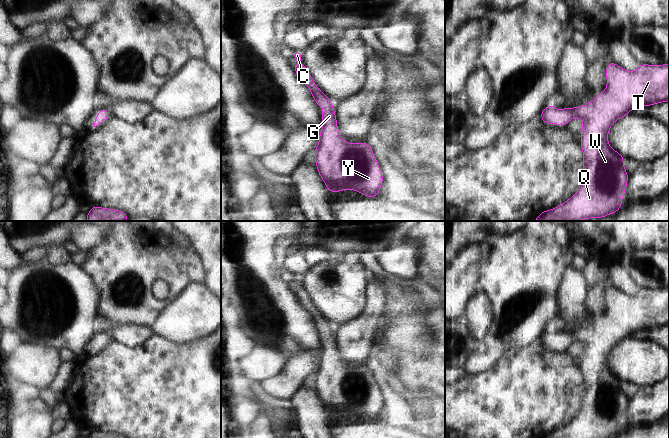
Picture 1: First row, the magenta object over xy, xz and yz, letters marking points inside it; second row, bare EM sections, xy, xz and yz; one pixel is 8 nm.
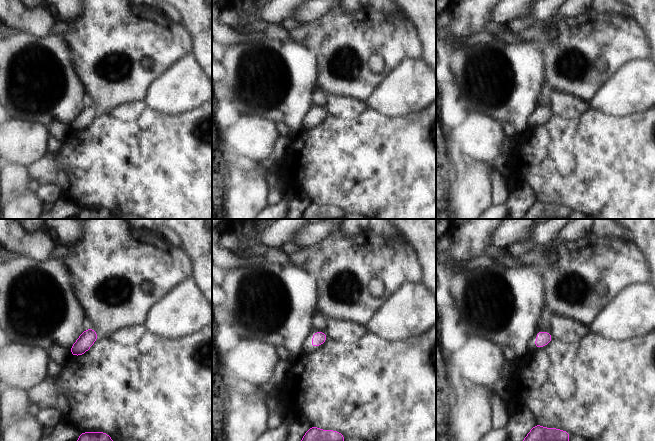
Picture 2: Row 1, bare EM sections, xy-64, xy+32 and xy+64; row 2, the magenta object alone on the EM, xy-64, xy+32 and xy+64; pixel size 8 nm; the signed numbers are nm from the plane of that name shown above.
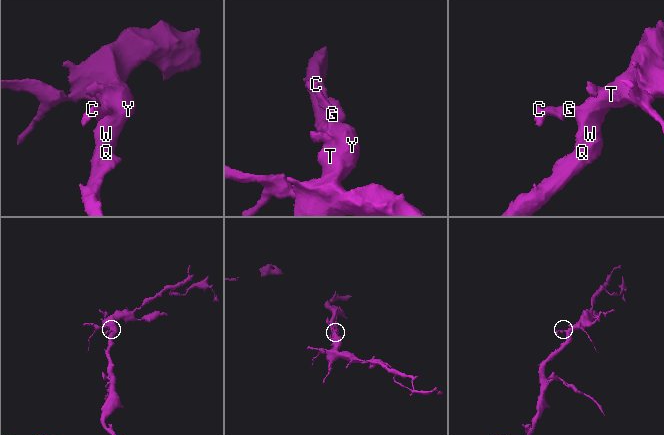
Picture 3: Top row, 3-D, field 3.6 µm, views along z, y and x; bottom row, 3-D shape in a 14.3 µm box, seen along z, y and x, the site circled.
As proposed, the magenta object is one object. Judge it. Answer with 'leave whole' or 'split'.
leave whole

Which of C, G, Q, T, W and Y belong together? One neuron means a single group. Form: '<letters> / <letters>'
C G Q T W Y

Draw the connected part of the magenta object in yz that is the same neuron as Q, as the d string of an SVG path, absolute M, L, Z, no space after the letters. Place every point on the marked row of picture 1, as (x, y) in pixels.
M612 61L606 67L606 79L606 90L583 106L557 110L551 104L542 110L539 118L548 125L557 123L565 126L576 117L582 120L580 144L584 161L579 190L566 202L539 214L535 221L579 221L603 218L616 213L621 208L629 176L623 164L625 157L608 144L608 133L612 124L626 116L632 109L669 101L669 63L639 64L636 71L628 72Z

